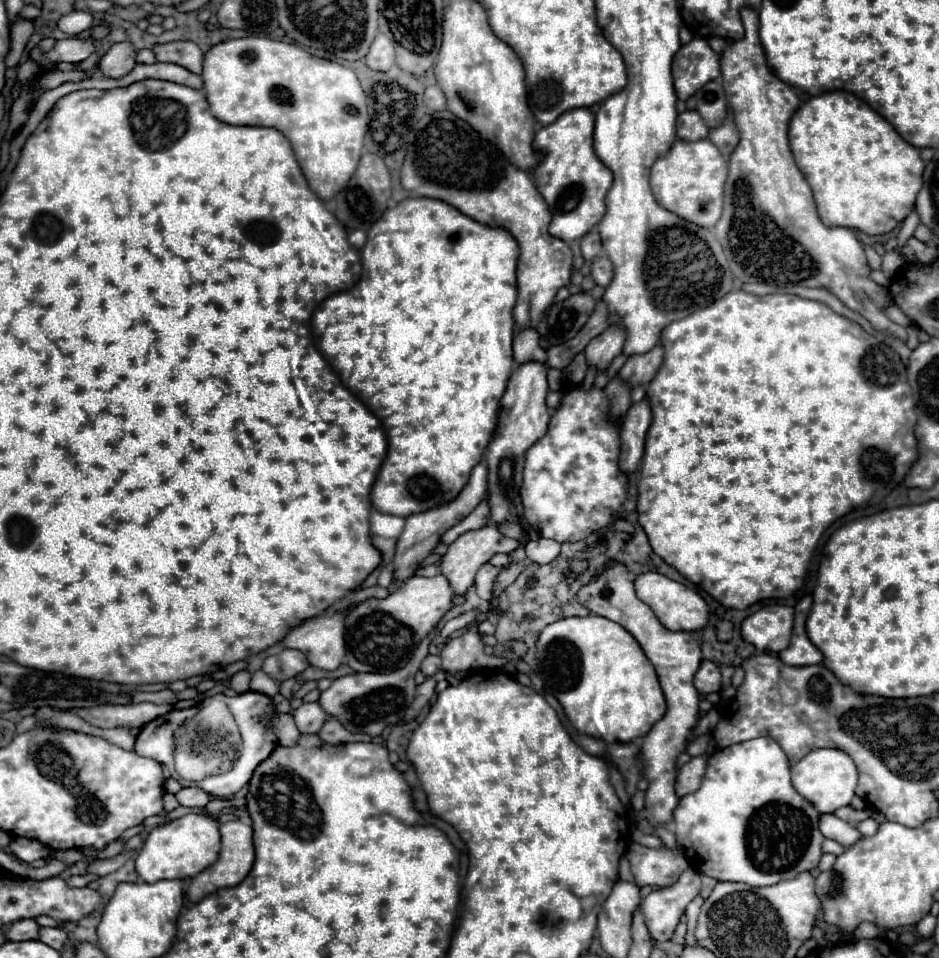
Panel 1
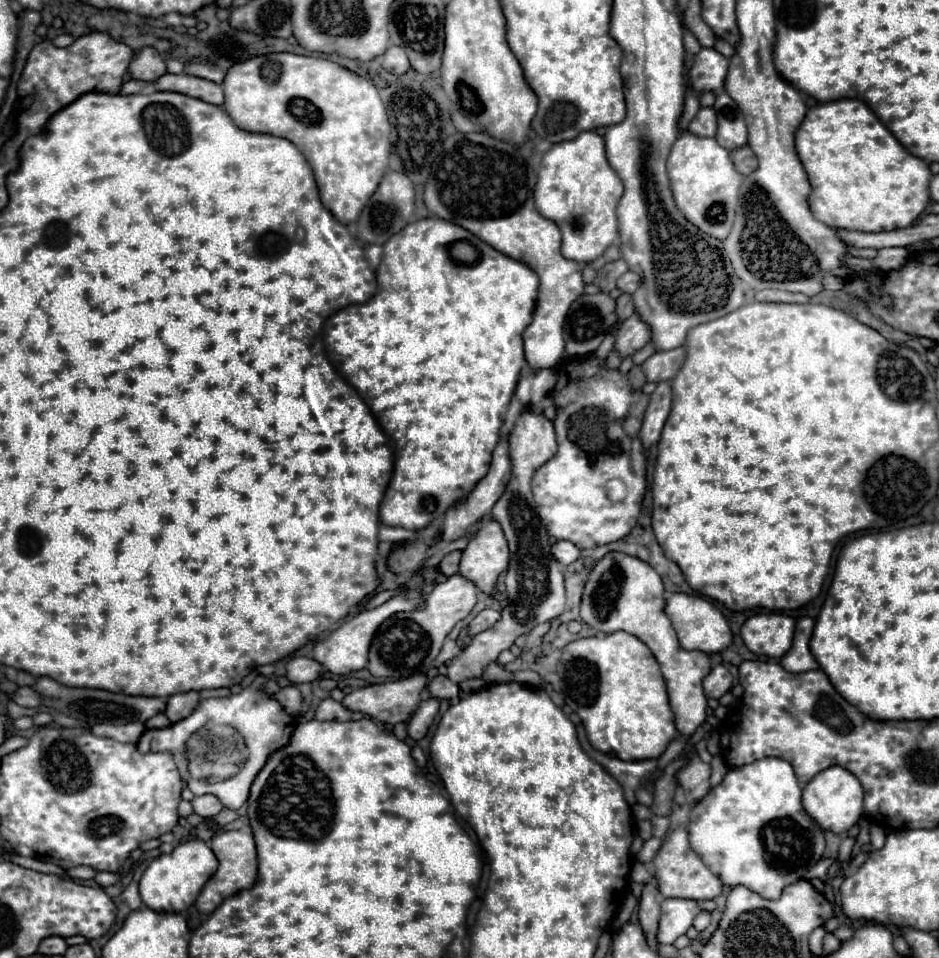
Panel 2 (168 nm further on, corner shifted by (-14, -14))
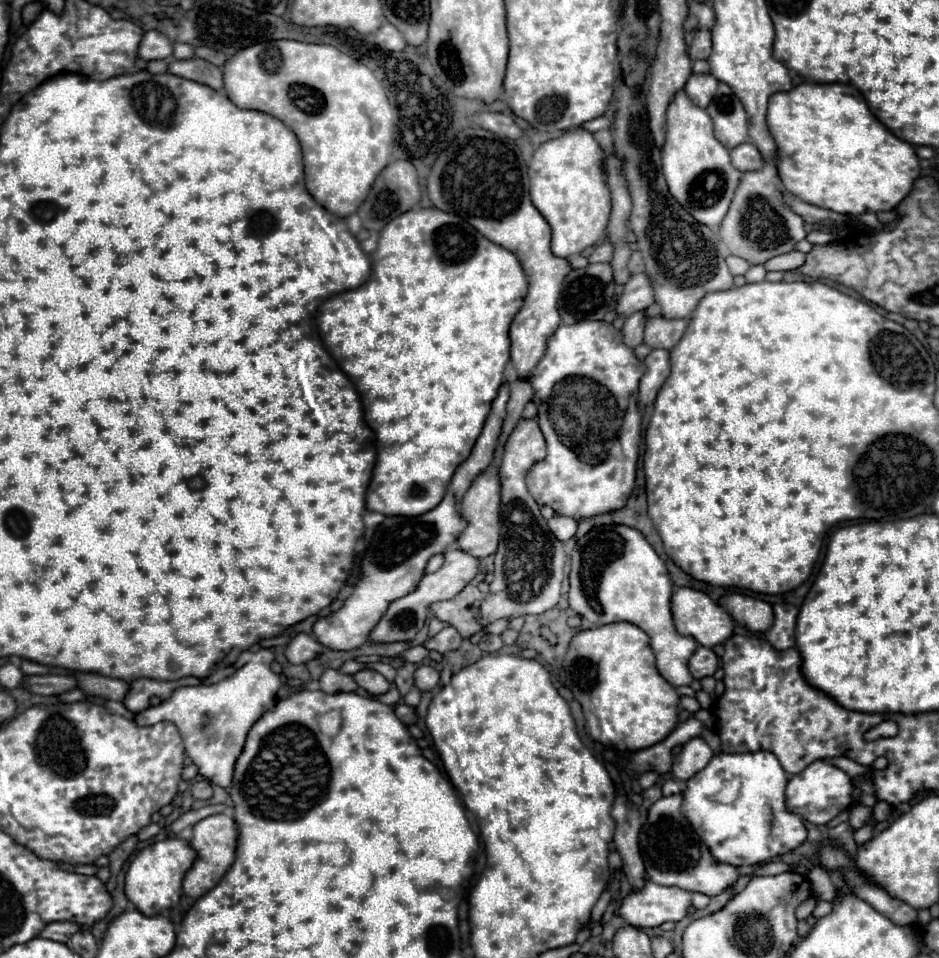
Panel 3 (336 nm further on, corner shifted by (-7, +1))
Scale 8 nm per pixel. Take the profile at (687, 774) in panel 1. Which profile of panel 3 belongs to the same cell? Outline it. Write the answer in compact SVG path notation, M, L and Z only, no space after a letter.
M692 738L690 742L684 744L682 752L674 758L672 762L672 776L676 780L690 780L696 772L700 772L700 768L704 768L708 764L708 760L712 758L712 750L706 742L702 742L702 738Z

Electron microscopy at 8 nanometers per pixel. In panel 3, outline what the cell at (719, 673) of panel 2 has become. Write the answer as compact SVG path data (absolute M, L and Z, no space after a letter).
M698 646L698 650L694 652L694 656L688 662L688 668L696 680L702 680L706 676L714 676L714 672L718 670L718 656L714 654L712 648Z

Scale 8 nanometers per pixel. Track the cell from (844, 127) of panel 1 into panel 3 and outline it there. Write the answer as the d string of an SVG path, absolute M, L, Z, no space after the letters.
M802 82L790 92L778 92L768 104L768 128L778 144L778 172L784 188L800 200L840 214L894 210L920 178L920 160L912 144L896 138L870 110L852 84Z

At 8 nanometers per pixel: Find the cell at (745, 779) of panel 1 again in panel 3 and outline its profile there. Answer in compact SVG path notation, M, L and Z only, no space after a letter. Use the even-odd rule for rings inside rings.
M720 752L708 762L704 770L686 782L682 812L716 860L732 866L764 864L798 848L808 836L804 818L800 814L788 812L786 808L786 784L788 774L776 756L772 756L772 752ZM734 778L740 782L734 800L720 802L718 794L722 794L724 786Z

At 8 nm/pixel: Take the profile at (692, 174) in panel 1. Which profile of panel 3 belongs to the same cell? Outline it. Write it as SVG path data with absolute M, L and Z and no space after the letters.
M678 92L668 106L668 132L662 146L662 172L668 182L670 194L686 208L700 224L716 228L730 206L732 194L742 176L732 168L730 150L724 148L714 136L712 120L706 110L694 106L684 92Z

